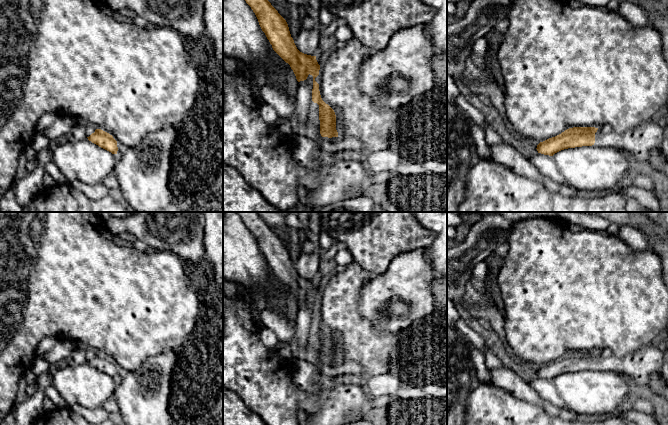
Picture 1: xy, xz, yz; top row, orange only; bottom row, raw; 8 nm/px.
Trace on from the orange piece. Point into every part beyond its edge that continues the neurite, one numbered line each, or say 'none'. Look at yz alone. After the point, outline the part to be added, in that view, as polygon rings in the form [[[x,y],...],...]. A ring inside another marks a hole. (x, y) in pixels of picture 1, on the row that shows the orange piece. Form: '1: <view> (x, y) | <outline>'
1: yz (637, 143) | [[[653,120],[642,123],[623,133],[595,133],[594,147],[613,147],[627,153],[635,162],[649,164],[650,152],[655,149],[663,160],[668,159],[662,153],[663,128]]]

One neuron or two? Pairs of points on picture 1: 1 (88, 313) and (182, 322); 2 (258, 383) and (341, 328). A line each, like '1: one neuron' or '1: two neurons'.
1: one neuron
2: one neuron

